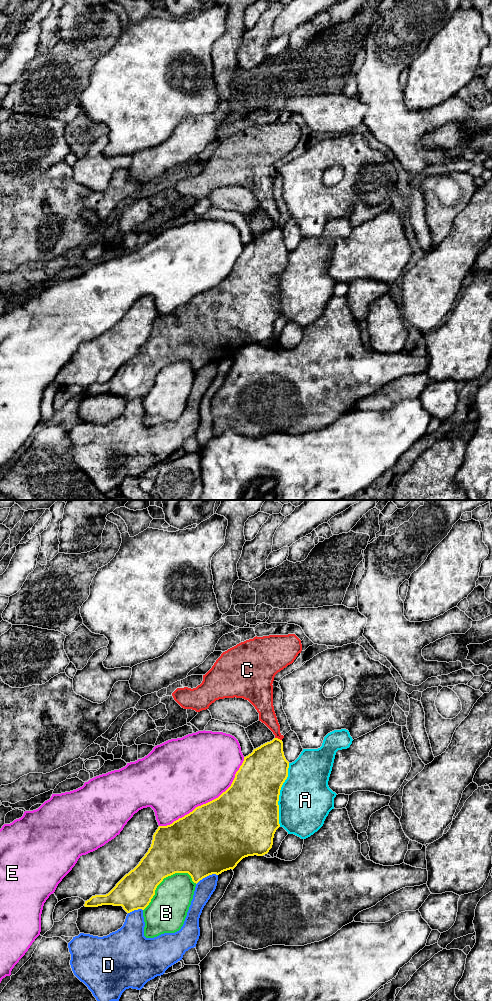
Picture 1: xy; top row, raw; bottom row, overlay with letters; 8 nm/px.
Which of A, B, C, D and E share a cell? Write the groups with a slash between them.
A / B / C / D / E

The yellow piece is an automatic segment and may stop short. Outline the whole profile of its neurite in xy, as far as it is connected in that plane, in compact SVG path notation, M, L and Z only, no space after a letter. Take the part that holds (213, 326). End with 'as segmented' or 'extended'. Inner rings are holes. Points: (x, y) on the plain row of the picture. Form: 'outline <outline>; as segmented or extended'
outline M278 226L267 230L244 245L231 274L218 286L196 295L192 300L167 314L159 314L151 335L139 352L126 362L106 383L95 383L85 395L122 394L130 401L144 398L164 366L175 361L188 361L194 371L203 366L234 357L248 344L263 344L273 333L279 312L279 283L288 265L289 250Z; as segmented

